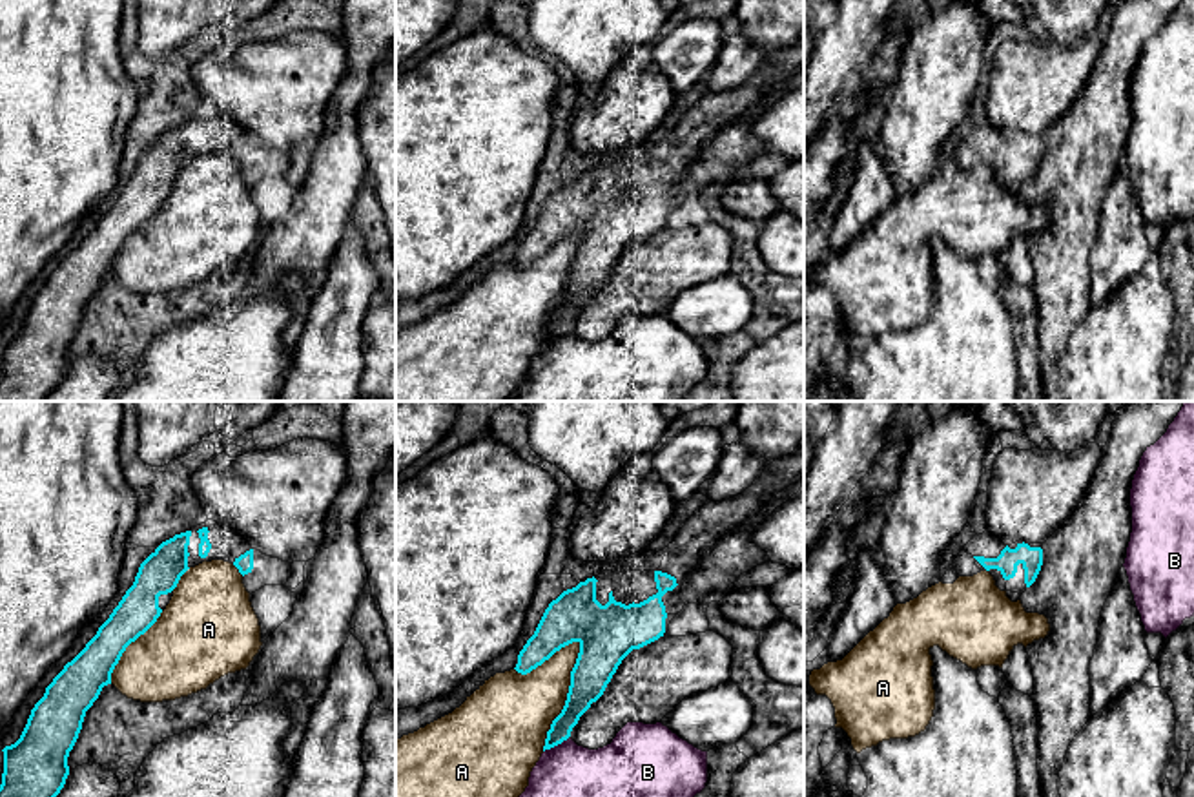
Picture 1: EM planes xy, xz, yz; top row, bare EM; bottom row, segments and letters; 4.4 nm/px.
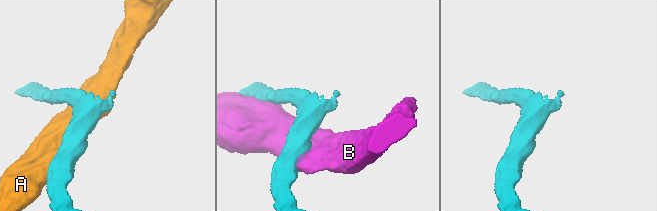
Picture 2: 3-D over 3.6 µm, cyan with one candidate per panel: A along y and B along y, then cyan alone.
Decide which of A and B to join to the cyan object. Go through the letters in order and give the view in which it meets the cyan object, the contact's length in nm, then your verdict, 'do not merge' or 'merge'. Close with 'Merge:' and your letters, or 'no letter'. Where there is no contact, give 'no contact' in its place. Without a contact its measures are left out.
A: contact in xz; length 500 nm; do not merge
B: contact in xz; length 140 nm; do not merge
Merge: no letter

